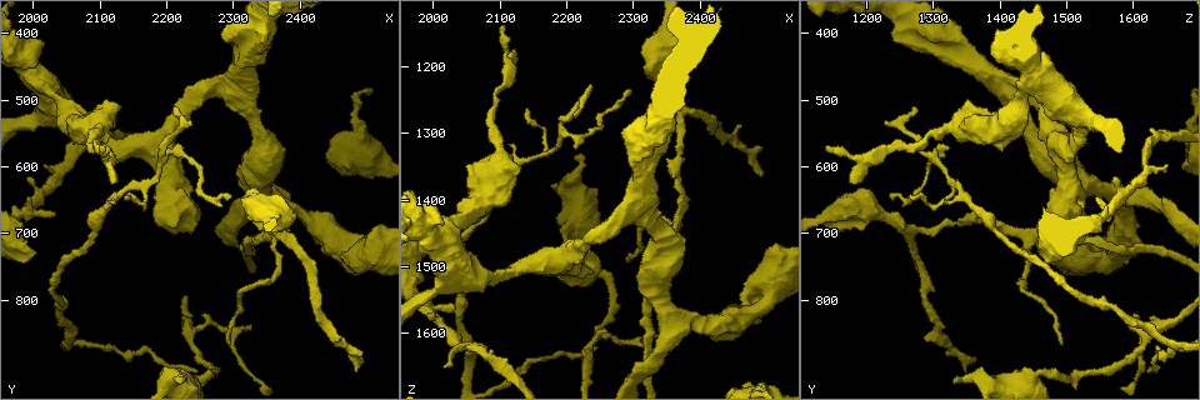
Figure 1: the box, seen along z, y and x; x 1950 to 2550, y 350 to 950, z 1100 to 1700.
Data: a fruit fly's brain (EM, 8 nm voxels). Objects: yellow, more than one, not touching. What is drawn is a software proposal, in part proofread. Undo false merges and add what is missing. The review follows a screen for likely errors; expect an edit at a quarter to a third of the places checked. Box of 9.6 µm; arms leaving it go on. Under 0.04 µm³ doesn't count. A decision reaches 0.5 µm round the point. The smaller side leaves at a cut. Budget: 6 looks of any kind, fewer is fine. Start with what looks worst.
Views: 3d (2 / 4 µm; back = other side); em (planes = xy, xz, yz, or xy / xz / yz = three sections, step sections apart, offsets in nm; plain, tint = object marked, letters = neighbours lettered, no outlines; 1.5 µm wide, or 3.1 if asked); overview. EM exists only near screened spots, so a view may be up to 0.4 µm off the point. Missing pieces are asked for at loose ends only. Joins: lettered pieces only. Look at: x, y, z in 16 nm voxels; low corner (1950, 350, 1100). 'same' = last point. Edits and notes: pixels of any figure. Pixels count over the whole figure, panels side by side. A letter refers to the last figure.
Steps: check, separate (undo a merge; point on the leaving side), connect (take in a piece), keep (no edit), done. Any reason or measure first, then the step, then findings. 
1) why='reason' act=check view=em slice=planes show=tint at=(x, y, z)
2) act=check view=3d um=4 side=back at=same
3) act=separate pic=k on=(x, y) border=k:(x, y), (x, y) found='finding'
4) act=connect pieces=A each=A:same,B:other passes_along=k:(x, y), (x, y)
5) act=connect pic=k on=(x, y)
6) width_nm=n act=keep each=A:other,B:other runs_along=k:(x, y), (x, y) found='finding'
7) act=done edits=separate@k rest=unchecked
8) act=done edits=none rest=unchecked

why='free end' act=check view=3d um=2 side=back at=(2495, 890, 1365)

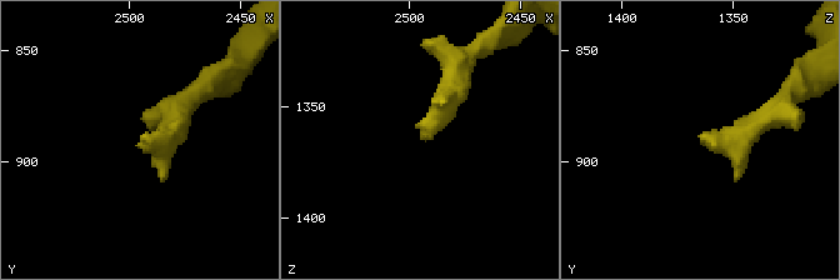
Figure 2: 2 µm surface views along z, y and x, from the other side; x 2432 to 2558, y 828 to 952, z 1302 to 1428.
act=check view=em slice=planes show=letters at=(2492, 886, 1362)

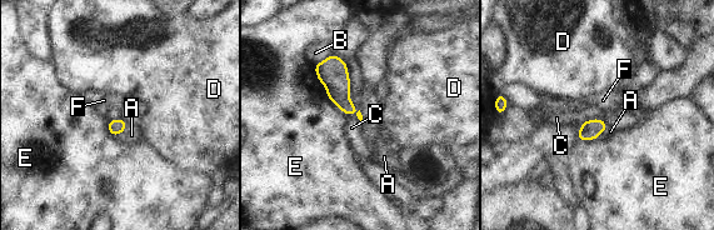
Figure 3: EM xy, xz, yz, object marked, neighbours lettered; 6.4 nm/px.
act=connect pieces=A each=A:same,B:other,C:other,D:other,E:other,F:other passes_along=3:(590, 129), (597, 138), (610, 131) found='it goes on there'

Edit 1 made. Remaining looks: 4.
act=check view=overview

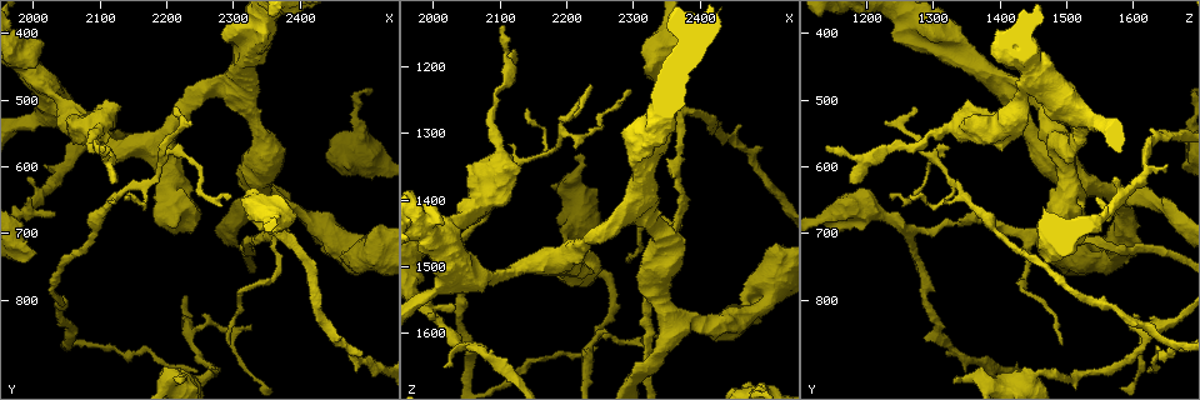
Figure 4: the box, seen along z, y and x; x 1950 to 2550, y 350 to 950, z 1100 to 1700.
why='an open end' act=check view=3d um=4 side=back at=(1990, 615, 1575)

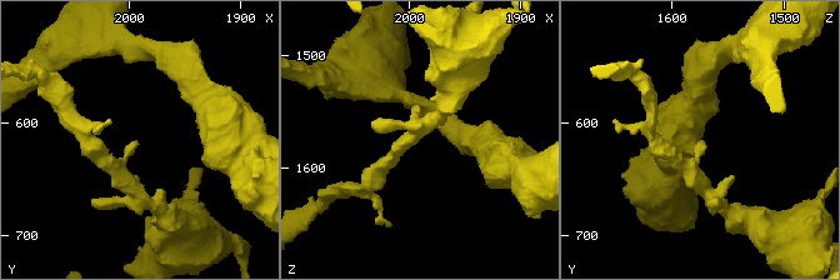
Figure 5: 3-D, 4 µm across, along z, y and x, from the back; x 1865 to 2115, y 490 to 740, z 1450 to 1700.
act=check view=em slice=planes show=letters at=(1992, 616, 1572)

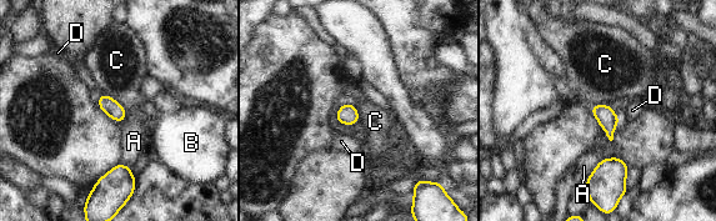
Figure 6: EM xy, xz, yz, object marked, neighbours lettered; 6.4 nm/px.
act=keep each=A:other,B:other,C:other,D:other border=6:(99, 93), (114, 98), (126, 111) found='no lettered piece goes on from it'

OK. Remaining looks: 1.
act=done edits=connect@3 rest=unchecked

